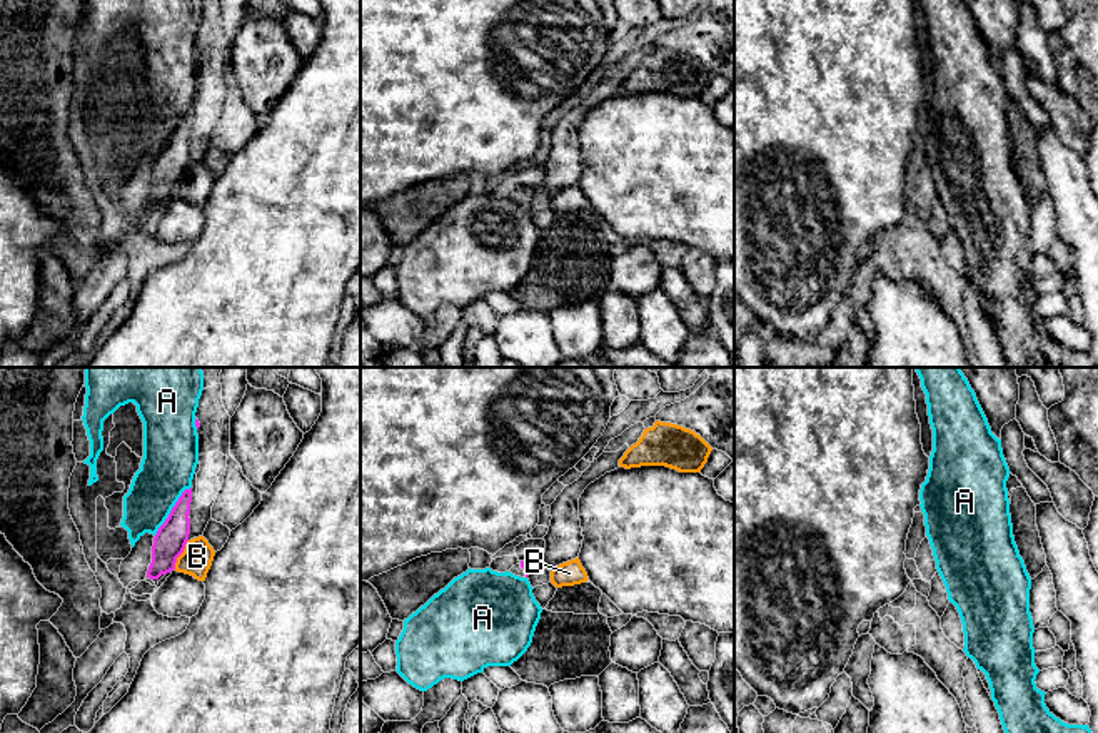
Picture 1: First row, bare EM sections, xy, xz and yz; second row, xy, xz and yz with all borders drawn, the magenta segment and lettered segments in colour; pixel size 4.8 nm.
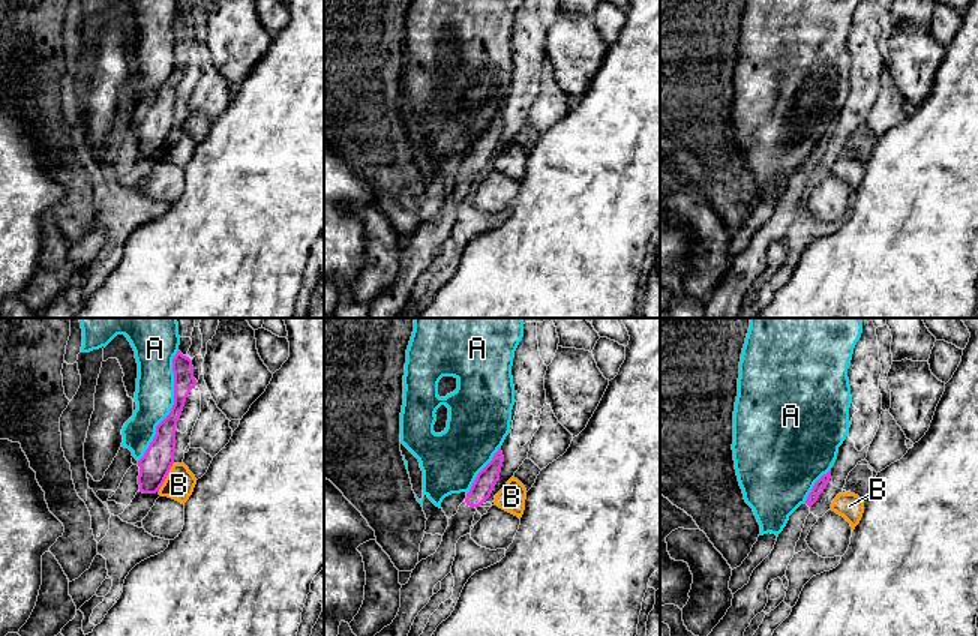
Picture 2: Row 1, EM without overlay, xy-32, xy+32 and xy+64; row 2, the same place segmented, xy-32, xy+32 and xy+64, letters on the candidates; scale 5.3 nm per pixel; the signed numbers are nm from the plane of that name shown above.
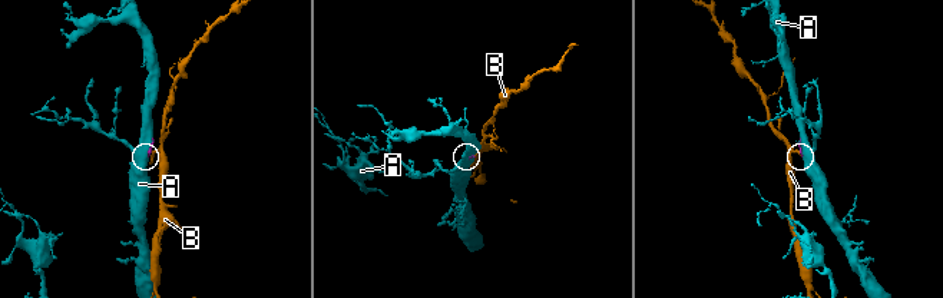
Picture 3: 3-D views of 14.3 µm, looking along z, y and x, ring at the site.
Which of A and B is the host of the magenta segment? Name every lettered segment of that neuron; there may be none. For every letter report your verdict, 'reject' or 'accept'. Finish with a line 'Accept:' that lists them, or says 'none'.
A: reject
B: reject
Accept: none

